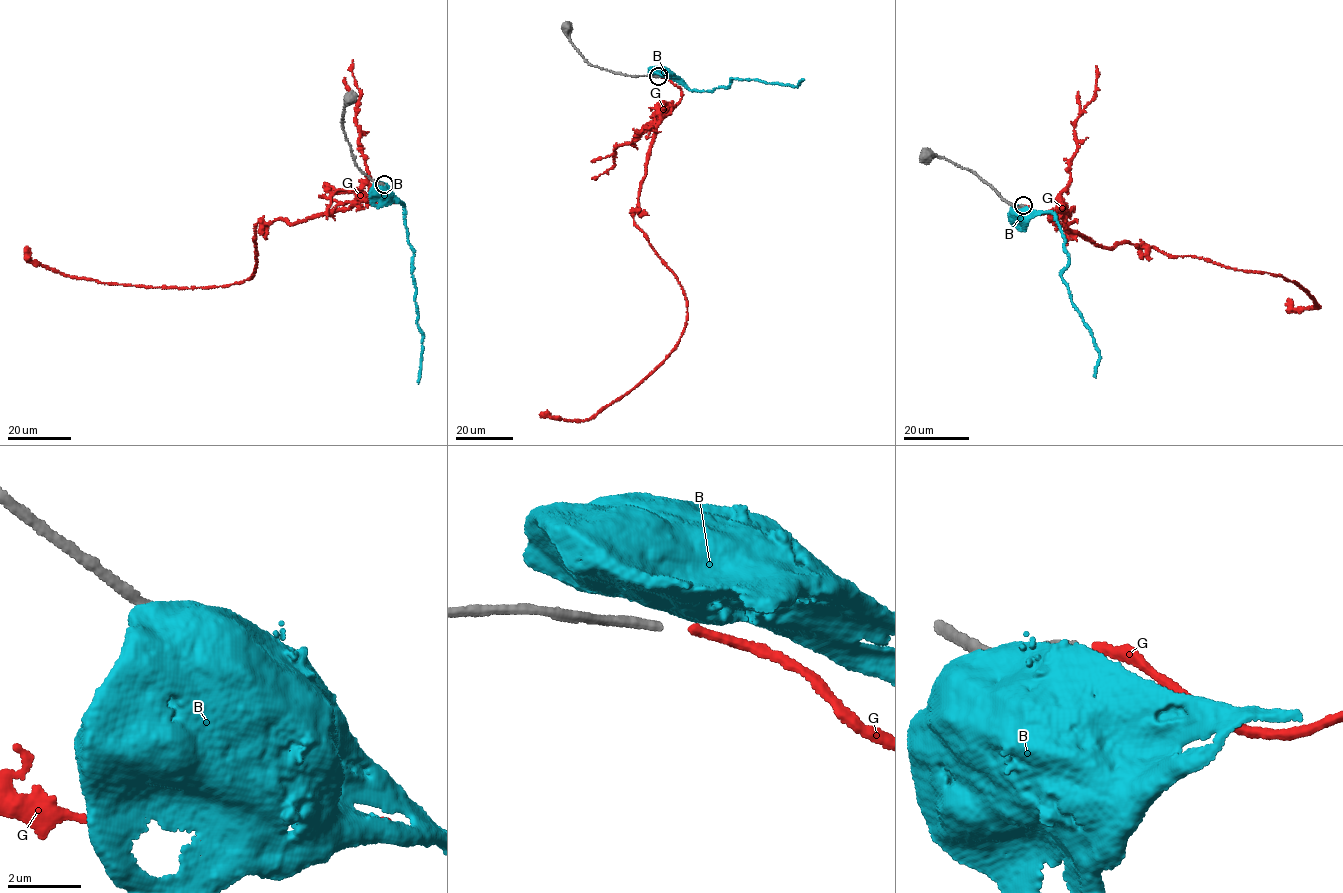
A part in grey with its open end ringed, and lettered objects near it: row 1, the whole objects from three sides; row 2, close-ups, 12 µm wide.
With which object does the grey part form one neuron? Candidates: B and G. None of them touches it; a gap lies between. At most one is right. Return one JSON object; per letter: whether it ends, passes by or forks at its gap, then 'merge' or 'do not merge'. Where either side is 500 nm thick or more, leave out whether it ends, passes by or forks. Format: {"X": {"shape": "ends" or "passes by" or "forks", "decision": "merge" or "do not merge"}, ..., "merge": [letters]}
{"B": {"decision": "do not merge"}, "G": {"shape": "ends", "decision": "merge"}, "merge": ["G"]}

